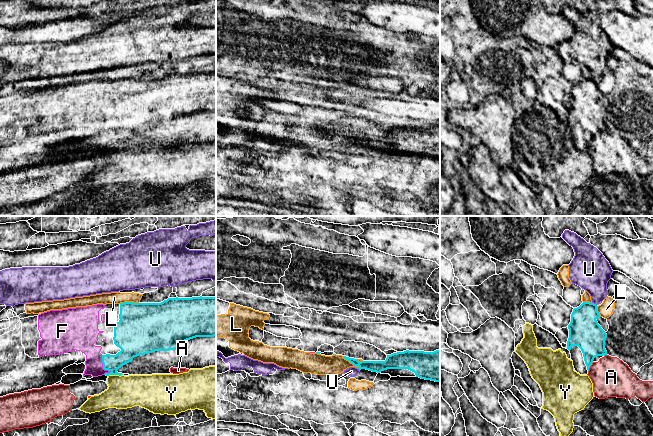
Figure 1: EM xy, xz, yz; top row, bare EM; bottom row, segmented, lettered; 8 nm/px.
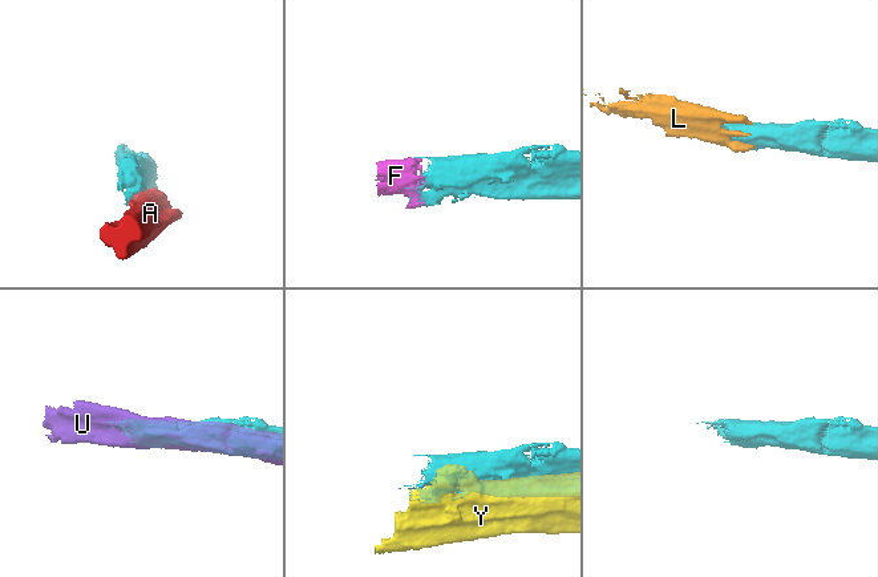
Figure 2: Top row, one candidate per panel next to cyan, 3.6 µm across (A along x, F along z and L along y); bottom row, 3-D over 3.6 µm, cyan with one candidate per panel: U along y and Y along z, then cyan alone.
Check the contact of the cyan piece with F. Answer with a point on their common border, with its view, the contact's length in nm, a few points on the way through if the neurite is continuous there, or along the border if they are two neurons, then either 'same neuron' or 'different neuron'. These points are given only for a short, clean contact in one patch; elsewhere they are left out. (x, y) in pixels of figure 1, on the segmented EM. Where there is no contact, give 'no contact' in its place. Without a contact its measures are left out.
meets cyan in xy at (103, 365); contact 170 nm long; same neuron

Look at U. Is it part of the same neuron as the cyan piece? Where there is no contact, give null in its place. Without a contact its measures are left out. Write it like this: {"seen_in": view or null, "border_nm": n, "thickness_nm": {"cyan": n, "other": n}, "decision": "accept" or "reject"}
{"seen_in": "xz", "border_nm": 60, "thickness_nm": {"cyan": 100, "other": 80}, "decision": "reject"}

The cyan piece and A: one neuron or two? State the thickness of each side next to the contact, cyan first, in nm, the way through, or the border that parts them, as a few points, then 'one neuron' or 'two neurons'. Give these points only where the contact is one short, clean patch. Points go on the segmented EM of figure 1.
calibres 240 and 320 nm; two neurons

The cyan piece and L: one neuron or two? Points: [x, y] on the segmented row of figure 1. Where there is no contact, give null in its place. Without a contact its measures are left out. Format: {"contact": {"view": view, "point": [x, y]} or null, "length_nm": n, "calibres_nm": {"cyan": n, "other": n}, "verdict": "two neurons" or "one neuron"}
{"contact": {"view": "xz", "point": [351, 362]}, "length_nm": 170, "calibres_nm": {"cyan": 100, "other": 160}, "verdict": "two neurons"}

